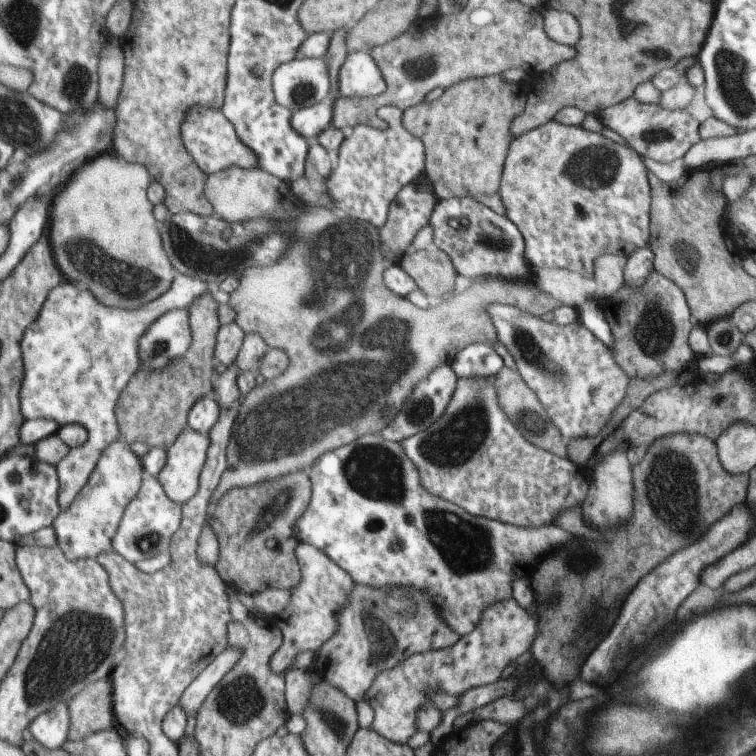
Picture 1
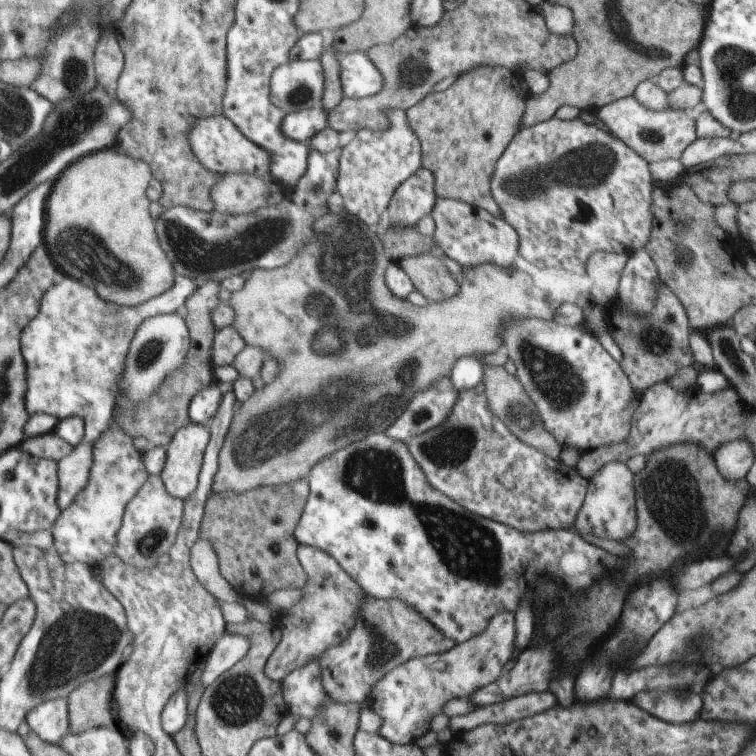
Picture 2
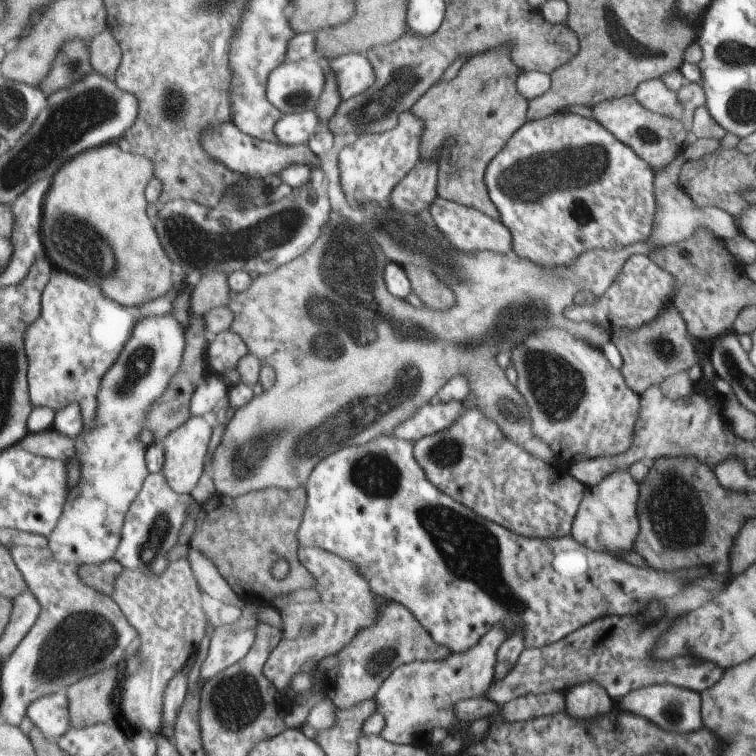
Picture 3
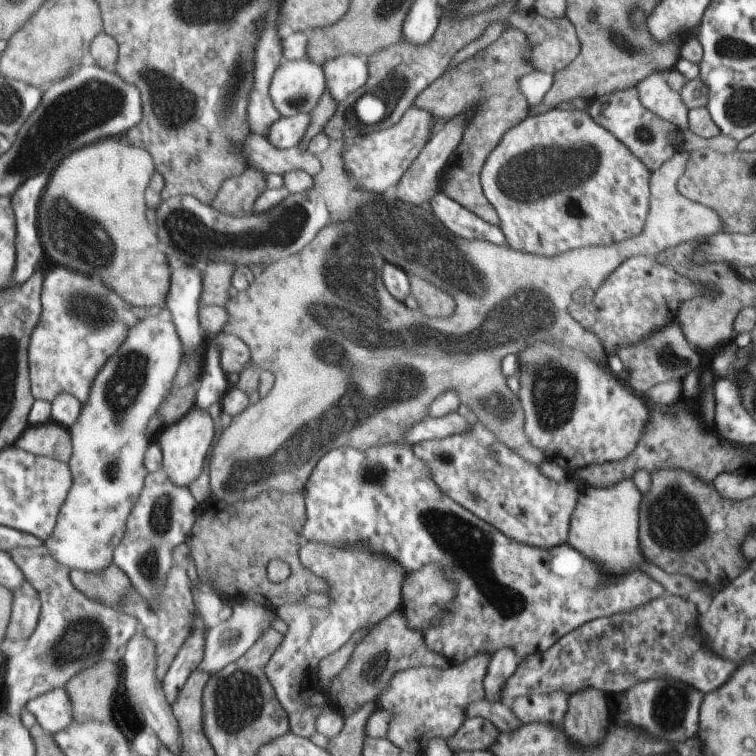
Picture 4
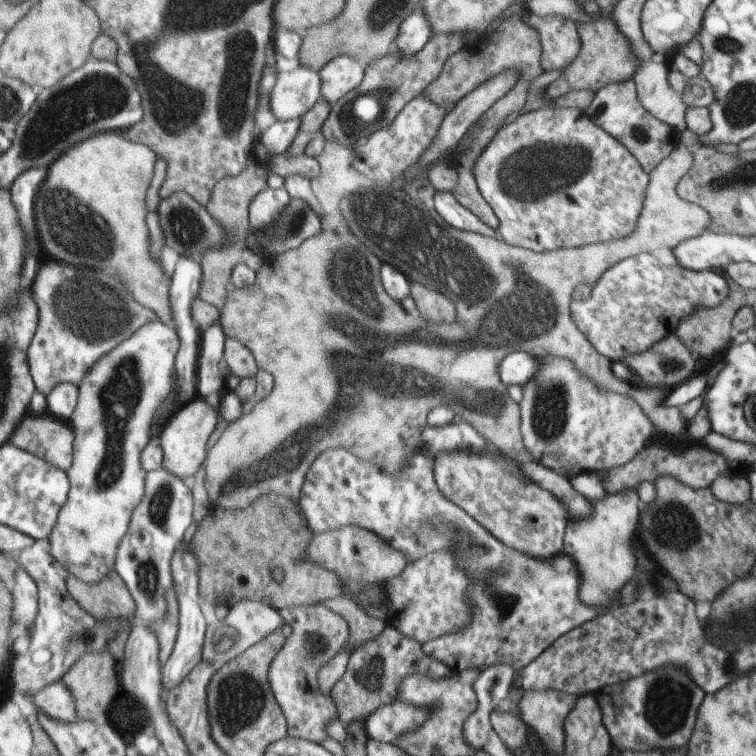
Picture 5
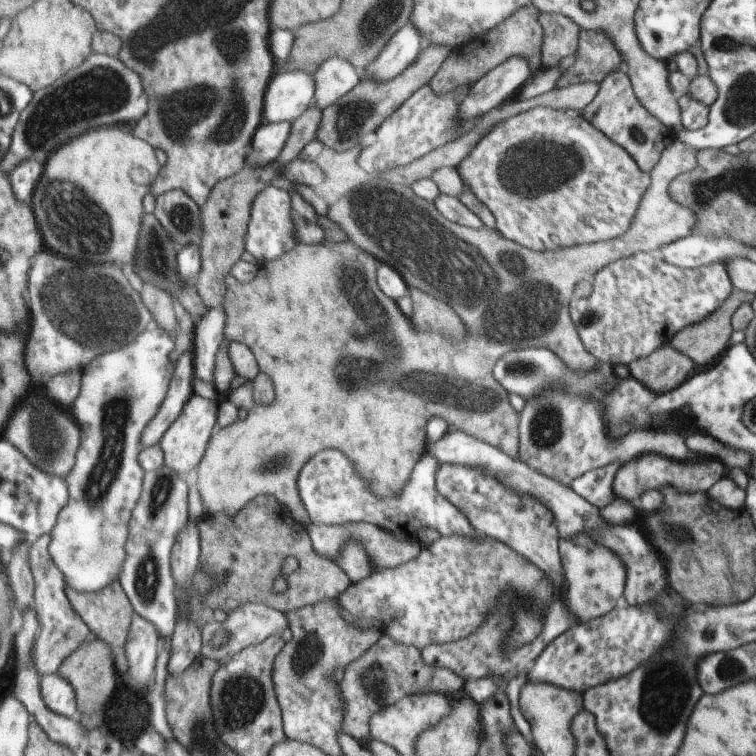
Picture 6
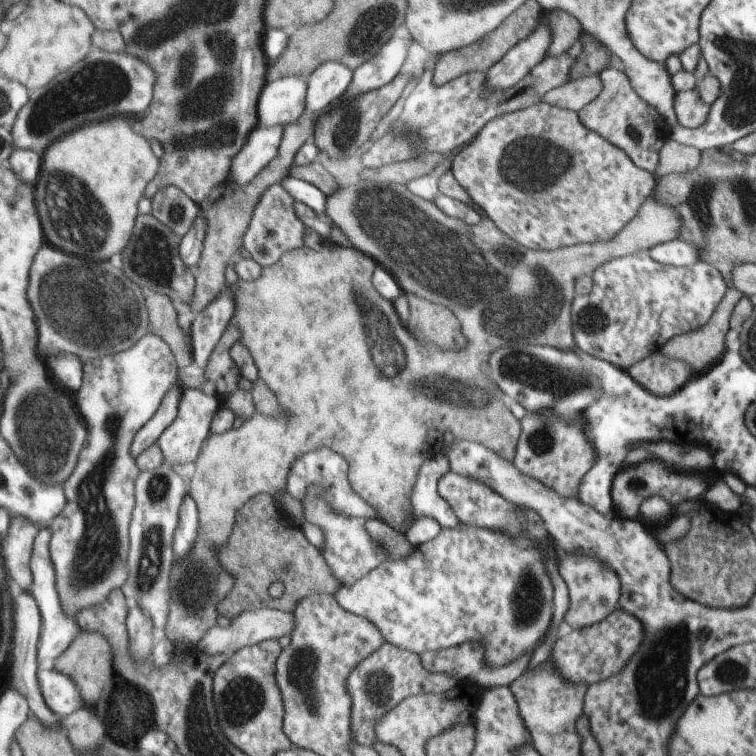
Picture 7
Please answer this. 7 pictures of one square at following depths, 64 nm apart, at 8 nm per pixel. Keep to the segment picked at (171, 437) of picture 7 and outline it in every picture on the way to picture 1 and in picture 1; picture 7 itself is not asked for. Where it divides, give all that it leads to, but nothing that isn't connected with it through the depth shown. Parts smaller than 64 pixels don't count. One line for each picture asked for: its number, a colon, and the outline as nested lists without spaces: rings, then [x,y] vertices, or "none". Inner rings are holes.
1: [[[187,428],[187,432],[183,432],[183,436],[179,436],[179,440],[167,450],[169,462],[159,480],[171,500],[181,506],[187,506],[195,498],[199,472],[205,464],[205,450],[209,450],[207,436],[195,432],[195,428]]]
2: [[[191,424],[191,426],[179,430],[175,440],[171,442],[171,446],[167,450],[169,458],[167,458],[167,466],[163,472],[163,482],[167,484],[167,492],[175,500],[179,498],[181,502],[187,502],[195,494],[197,484],[199,484],[199,468],[201,468],[205,444],[207,444],[207,430],[203,426],[197,426],[197,424]]]
3: [[[193,416],[187,424],[171,432],[171,438],[165,440],[167,466],[163,474],[167,476],[167,484],[175,494],[191,496],[193,488],[197,488],[209,436],[211,428],[205,418]]]
4: [[[193,410],[183,420],[179,420],[177,424],[173,424],[171,428],[167,428],[161,436],[157,436],[159,444],[165,450],[165,472],[167,472],[167,476],[171,476],[171,480],[175,482],[175,486],[189,488],[195,482],[195,478],[201,472],[203,458],[207,454],[209,442],[213,442],[211,440],[213,438],[213,432],[217,432],[217,430],[213,430],[213,422],[207,416],[207,412]]]
5: [[[199,398],[173,416],[173,420],[163,428],[161,442],[159,442],[165,450],[165,468],[169,470],[169,474],[177,476],[179,480],[191,478],[195,474],[195,470],[205,458],[205,442],[213,432],[215,420],[217,420],[215,412]]]
6: [[[193,396],[183,414],[177,418],[177,422],[165,432],[165,436],[161,438],[161,448],[165,452],[165,466],[175,470],[175,472],[191,472],[193,468],[197,468],[197,464],[201,464],[203,456],[205,456],[205,444],[211,434],[211,428],[215,424],[215,404],[211,404],[209,400],[203,400],[201,396]]]

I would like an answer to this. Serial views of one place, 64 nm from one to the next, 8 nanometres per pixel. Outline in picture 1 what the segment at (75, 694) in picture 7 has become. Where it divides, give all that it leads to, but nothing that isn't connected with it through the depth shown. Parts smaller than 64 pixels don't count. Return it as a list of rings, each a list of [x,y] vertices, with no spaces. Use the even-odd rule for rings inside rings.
[[[59,704],[51,708],[49,712],[41,714],[33,724],[31,724],[31,734],[35,740],[39,740],[43,746],[51,750],[63,748],[69,738],[71,738],[71,726],[73,726],[73,716],[71,708],[67,704]]]

